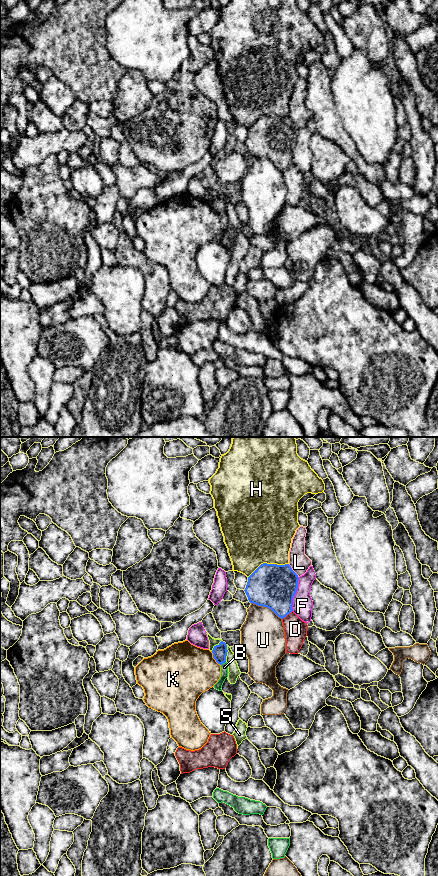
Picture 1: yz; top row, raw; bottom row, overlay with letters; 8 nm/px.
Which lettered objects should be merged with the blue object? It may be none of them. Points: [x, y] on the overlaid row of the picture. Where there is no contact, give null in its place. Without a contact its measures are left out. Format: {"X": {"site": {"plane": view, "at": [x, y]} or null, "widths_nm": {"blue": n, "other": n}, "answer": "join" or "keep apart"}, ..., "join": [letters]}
{"B": {"site": {"plane": "yz", "at": [223, 662]}, "widths_nm": {"blue": 110, "other": 60}, "answer": "keep apart"}, "D": {"site": {"plane": "yz", "at": [287, 614]}, "widths_nm": {"blue": 360, "other": 180}, "answer": "keep apart"}, "F": {"site": {"plane": "yz", "at": [295, 593]}, "widths_nm": {"blue": 360, "other": 160}, "answer": "keep apart"}, "H": {"site": {"plane": "yz", "at": [268, 564]}, "widths_nm": {"blue": 360, "other": 460}, "answer": "keep apart"}, "K": {"site": {"plane": "yz", "at": [213, 657]}, "widths_nm": {"blue": 110, "other": 440}, "answer": "keep apart"}, "L": {"site": {"plane": "yz", "at": [293, 571]}, "widths_nm": {"blue": 360, "other": 160}, "answer": "keep apart"}, "S": {"site": {"plane": "yz", "at": [226, 653]}, "widths_nm": {"blue": 110, "other": 90}, "answer": "keep apart"}, "U": {"site": {"plane": "yz", "at": [266, 606]}, "widths_nm": {"blue": 360, "other": 360}, "answer": "keep apart"}, "join": []}

